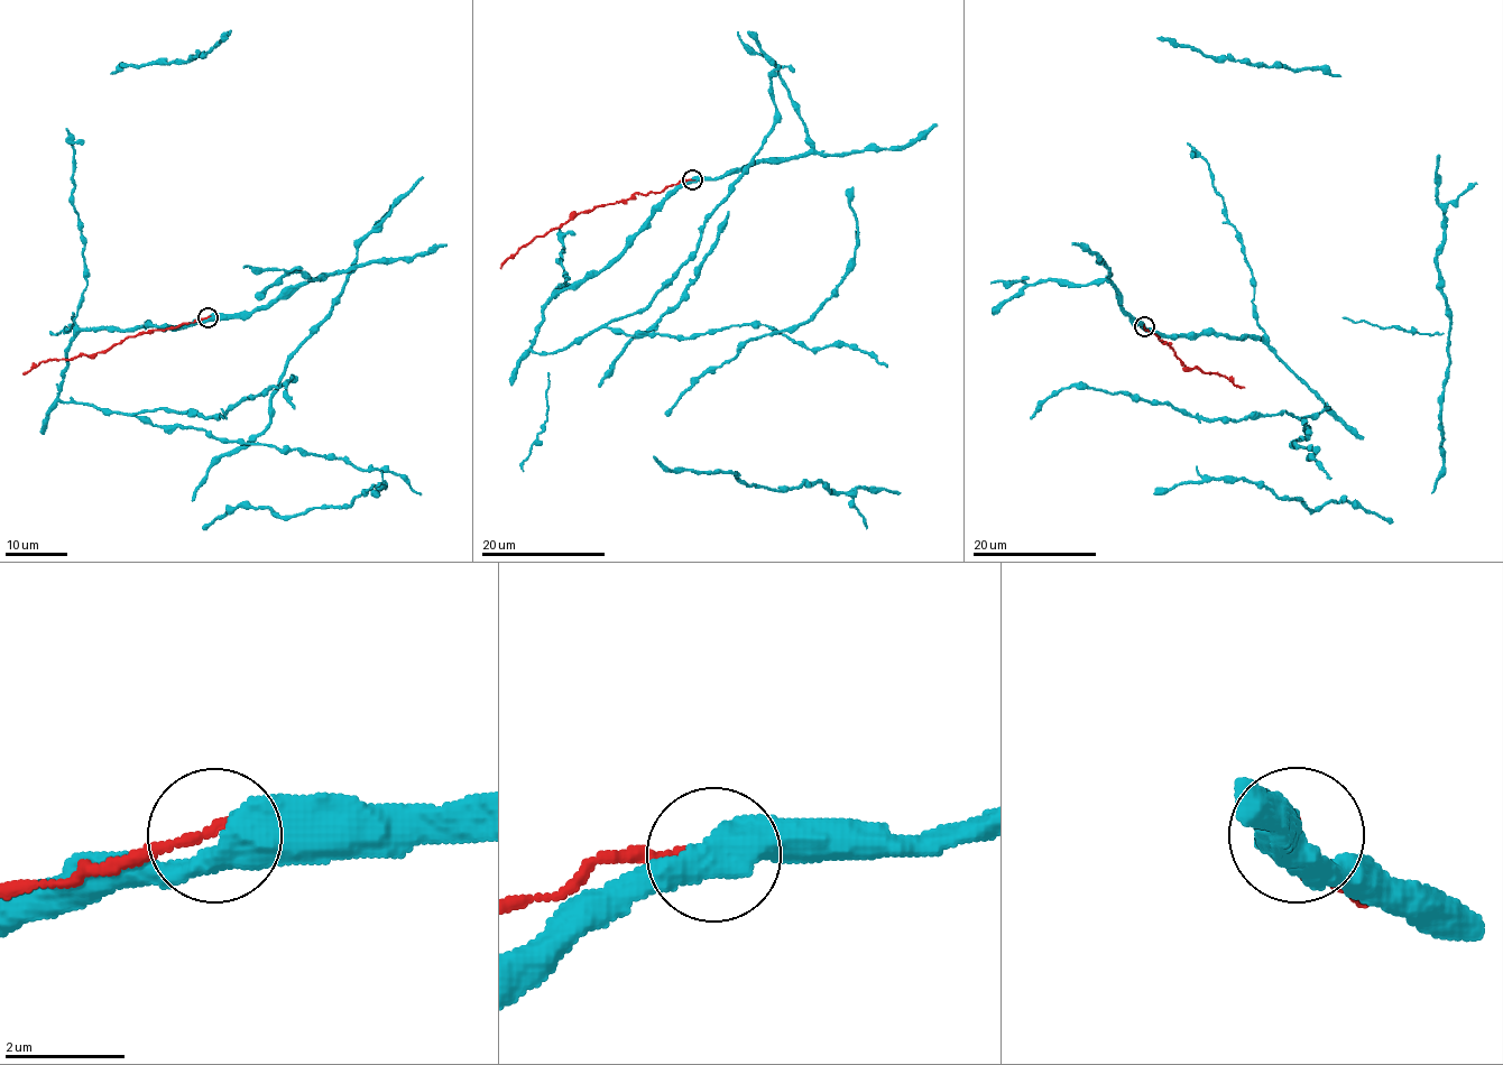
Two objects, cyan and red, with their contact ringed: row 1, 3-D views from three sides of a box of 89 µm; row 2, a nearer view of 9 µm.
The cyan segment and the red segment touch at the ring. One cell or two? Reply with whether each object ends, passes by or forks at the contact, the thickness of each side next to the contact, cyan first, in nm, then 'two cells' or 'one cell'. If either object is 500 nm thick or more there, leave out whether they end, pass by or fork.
calibres 550 and 160 nm; two cells

